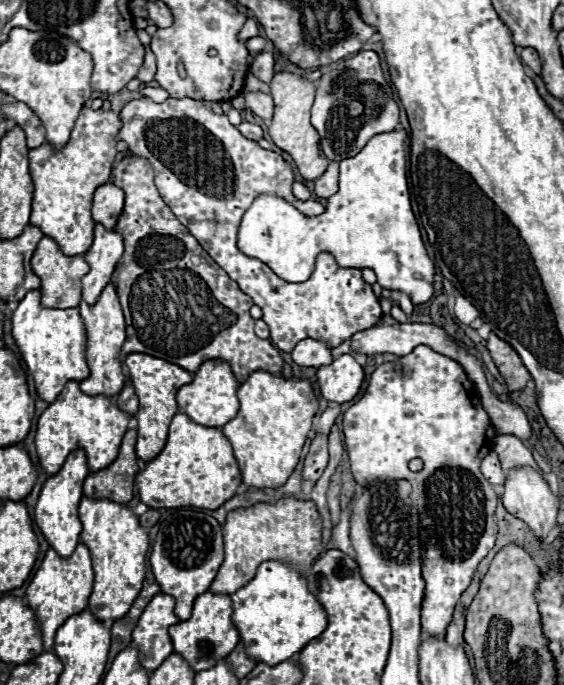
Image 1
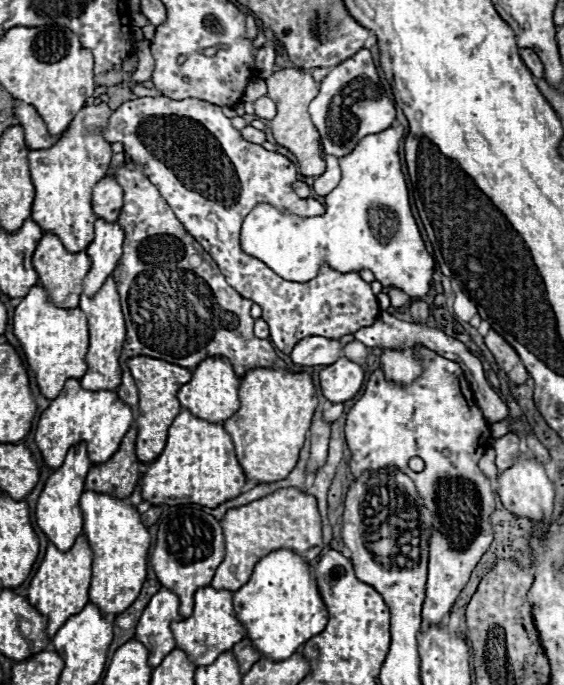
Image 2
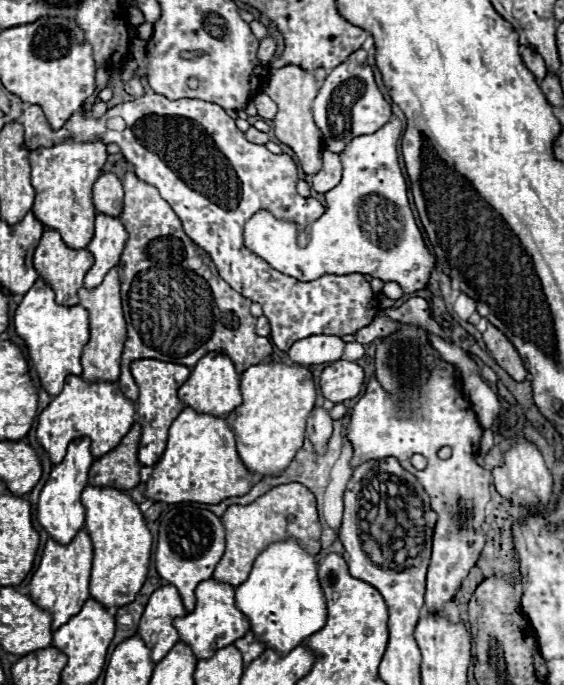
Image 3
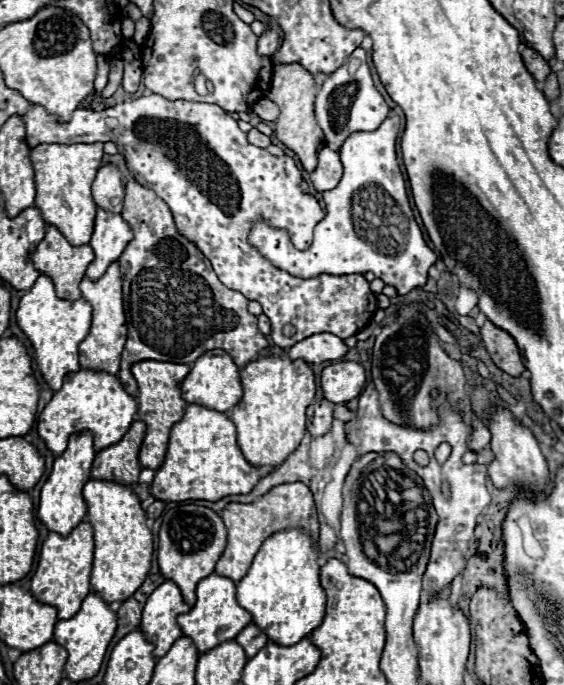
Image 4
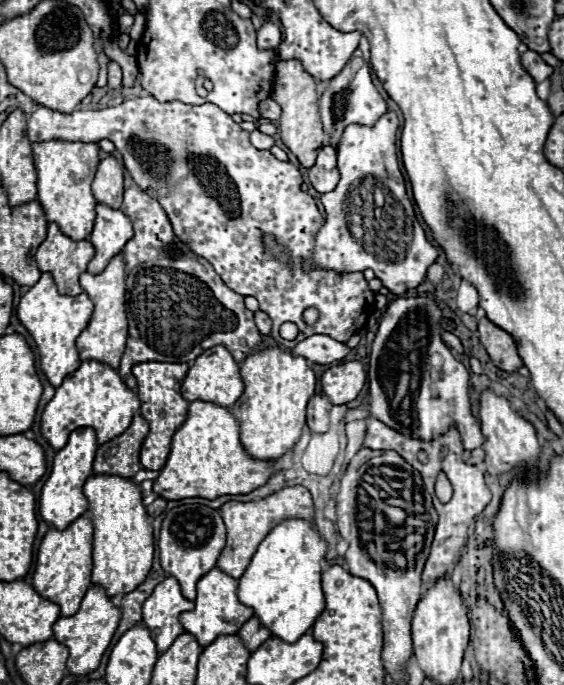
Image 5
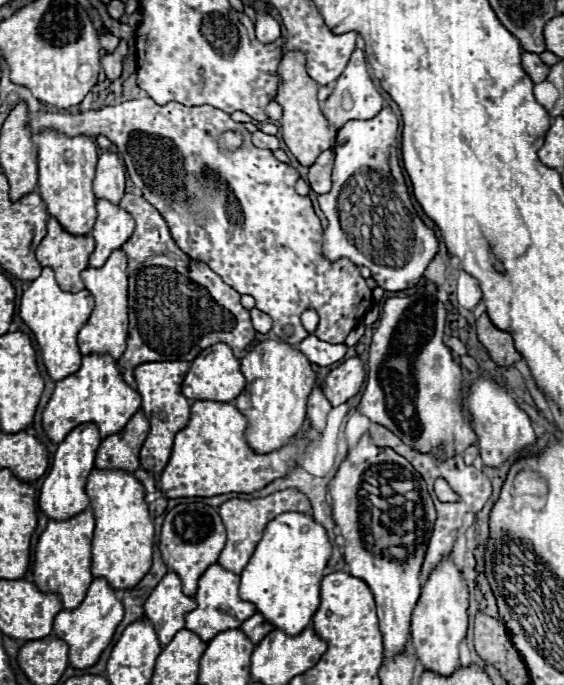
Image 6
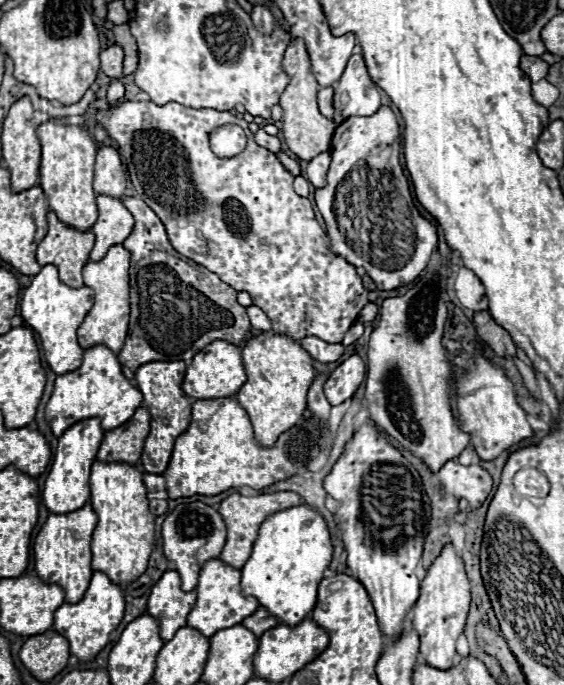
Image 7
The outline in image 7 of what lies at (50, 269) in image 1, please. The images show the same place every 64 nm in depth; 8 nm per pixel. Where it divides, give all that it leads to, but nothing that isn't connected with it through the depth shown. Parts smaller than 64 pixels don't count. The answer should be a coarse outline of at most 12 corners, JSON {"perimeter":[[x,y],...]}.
{"perimeter":[[48,214],[48,234],[38,244],[38,264],[54,264],[60,280],[82,286],[82,268],[94,246]]}

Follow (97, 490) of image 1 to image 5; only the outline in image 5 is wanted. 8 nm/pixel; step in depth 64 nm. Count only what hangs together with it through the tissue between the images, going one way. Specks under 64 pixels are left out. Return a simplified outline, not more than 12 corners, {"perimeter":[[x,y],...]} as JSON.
{"perimeter":[[134,416],[96,450],[94,474],[132,478],[148,422]]}

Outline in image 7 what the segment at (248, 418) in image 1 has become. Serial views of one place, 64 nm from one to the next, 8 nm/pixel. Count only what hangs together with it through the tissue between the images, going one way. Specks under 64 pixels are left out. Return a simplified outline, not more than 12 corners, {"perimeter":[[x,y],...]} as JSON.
{"perimeter":[[286,334],[246,342],[238,402],[258,444],[300,420],[316,374]]}

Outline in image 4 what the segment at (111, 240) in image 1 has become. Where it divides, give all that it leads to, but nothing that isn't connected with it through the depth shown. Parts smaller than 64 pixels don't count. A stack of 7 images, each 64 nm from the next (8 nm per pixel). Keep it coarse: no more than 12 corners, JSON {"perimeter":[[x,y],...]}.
{"perimeter":[[98,208],[86,270],[98,280],[132,240],[122,214]]}

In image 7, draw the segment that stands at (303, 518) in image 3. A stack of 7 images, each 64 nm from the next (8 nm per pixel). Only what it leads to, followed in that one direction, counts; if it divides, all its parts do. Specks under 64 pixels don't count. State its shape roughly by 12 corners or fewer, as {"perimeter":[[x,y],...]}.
{"perimeter":[[296,492],[232,494],[220,502],[228,538],[220,560],[242,568],[260,522],[298,506]]}

